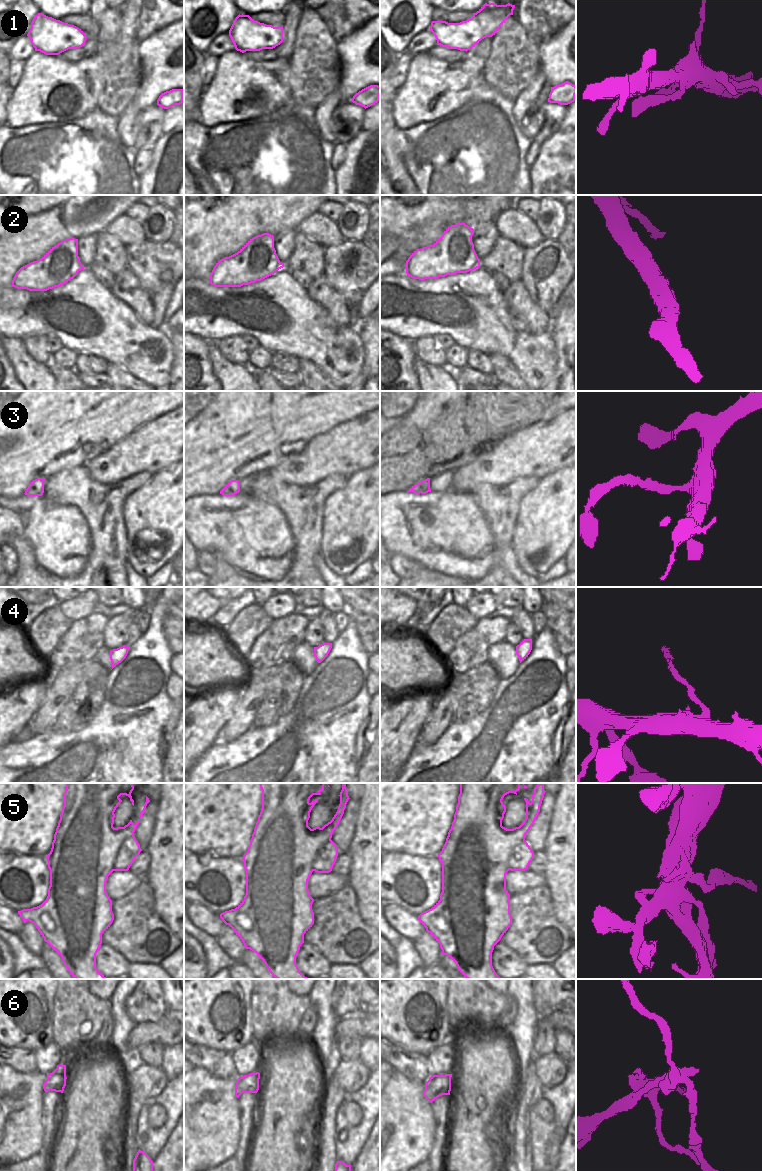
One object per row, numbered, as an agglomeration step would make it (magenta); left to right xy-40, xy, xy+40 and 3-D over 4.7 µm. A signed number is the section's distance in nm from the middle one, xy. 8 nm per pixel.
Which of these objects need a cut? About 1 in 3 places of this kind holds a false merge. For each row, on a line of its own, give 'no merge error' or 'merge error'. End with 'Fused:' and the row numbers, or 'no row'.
1: no merge error
2: no merge error
3: merge error
4: merge error
5: merge error
6: merge error
Fused: 3, 4, 5, 6

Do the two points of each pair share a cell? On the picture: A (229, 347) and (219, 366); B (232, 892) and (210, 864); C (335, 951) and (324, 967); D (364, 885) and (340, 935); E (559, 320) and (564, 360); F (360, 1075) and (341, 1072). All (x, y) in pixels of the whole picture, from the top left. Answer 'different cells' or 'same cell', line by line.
A: different cells
B: same cell
C: different cells
D: different cells
E: same cell
F: same cell

